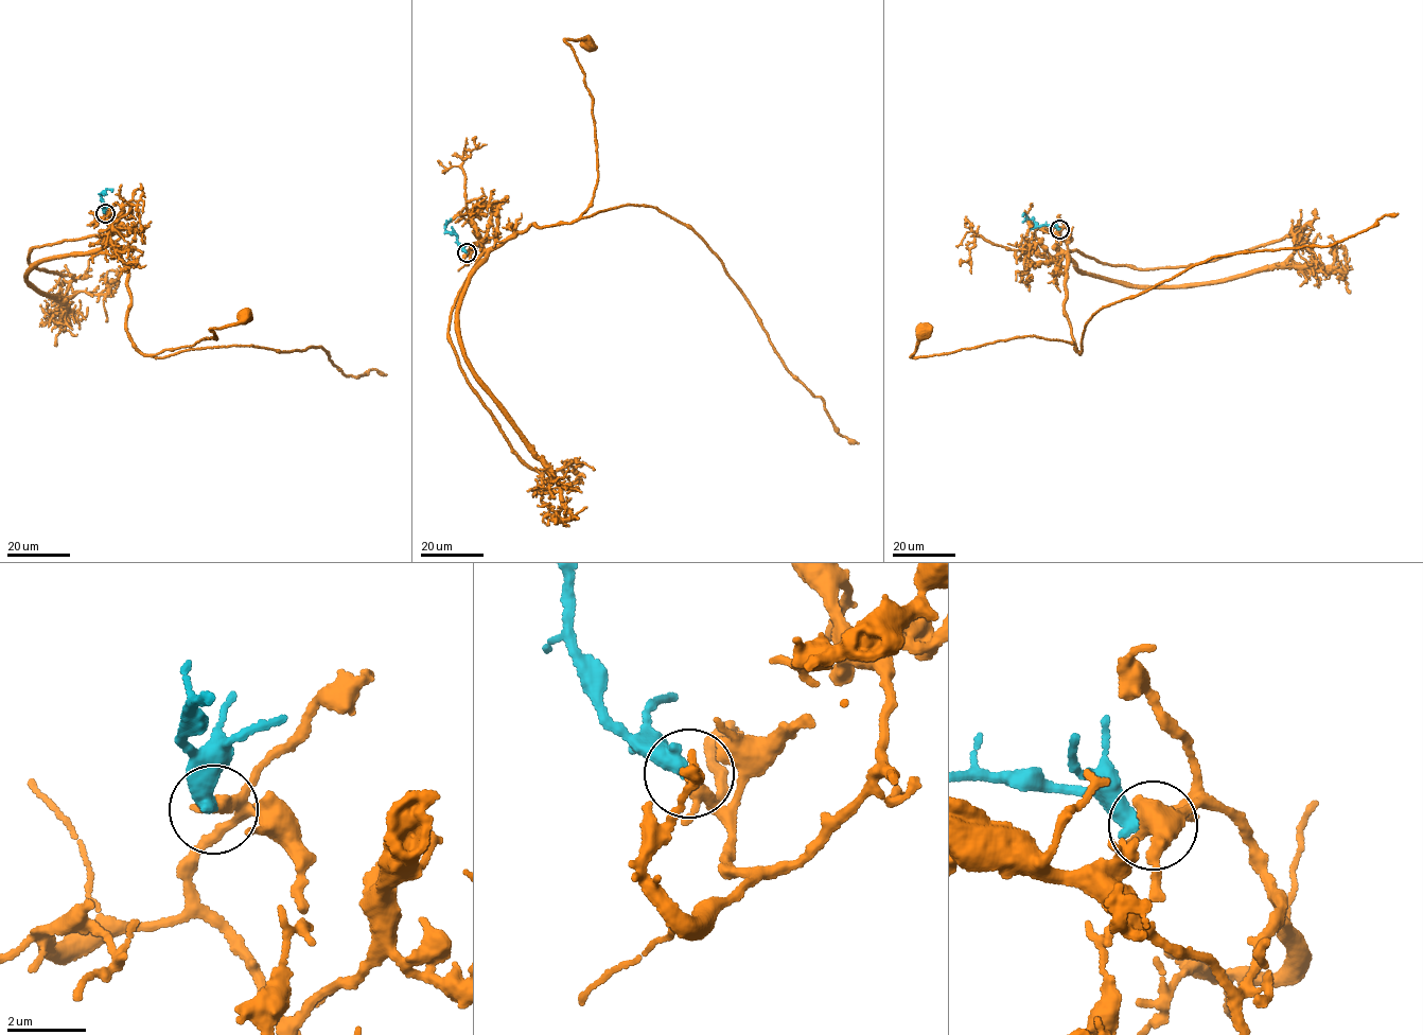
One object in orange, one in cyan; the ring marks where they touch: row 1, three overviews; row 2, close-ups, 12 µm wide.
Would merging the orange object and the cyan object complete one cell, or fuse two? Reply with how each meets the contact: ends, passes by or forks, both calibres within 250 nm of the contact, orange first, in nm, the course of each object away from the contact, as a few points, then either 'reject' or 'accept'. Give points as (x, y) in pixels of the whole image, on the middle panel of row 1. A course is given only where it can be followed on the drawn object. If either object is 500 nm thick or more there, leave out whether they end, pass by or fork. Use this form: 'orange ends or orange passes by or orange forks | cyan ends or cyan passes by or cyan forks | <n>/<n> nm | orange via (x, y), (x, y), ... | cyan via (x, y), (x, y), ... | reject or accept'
orange passes by | cyan ends | 240/440 nm | orange via (467, 252), (474, 259), (536, 223), (572, 223), (585, 210), (597, 181), (592, 95), (565, 40), (587, 46) | cyan via (467, 252), (460, 247), (455, 233), (444, 229), (451, 218) | accept

